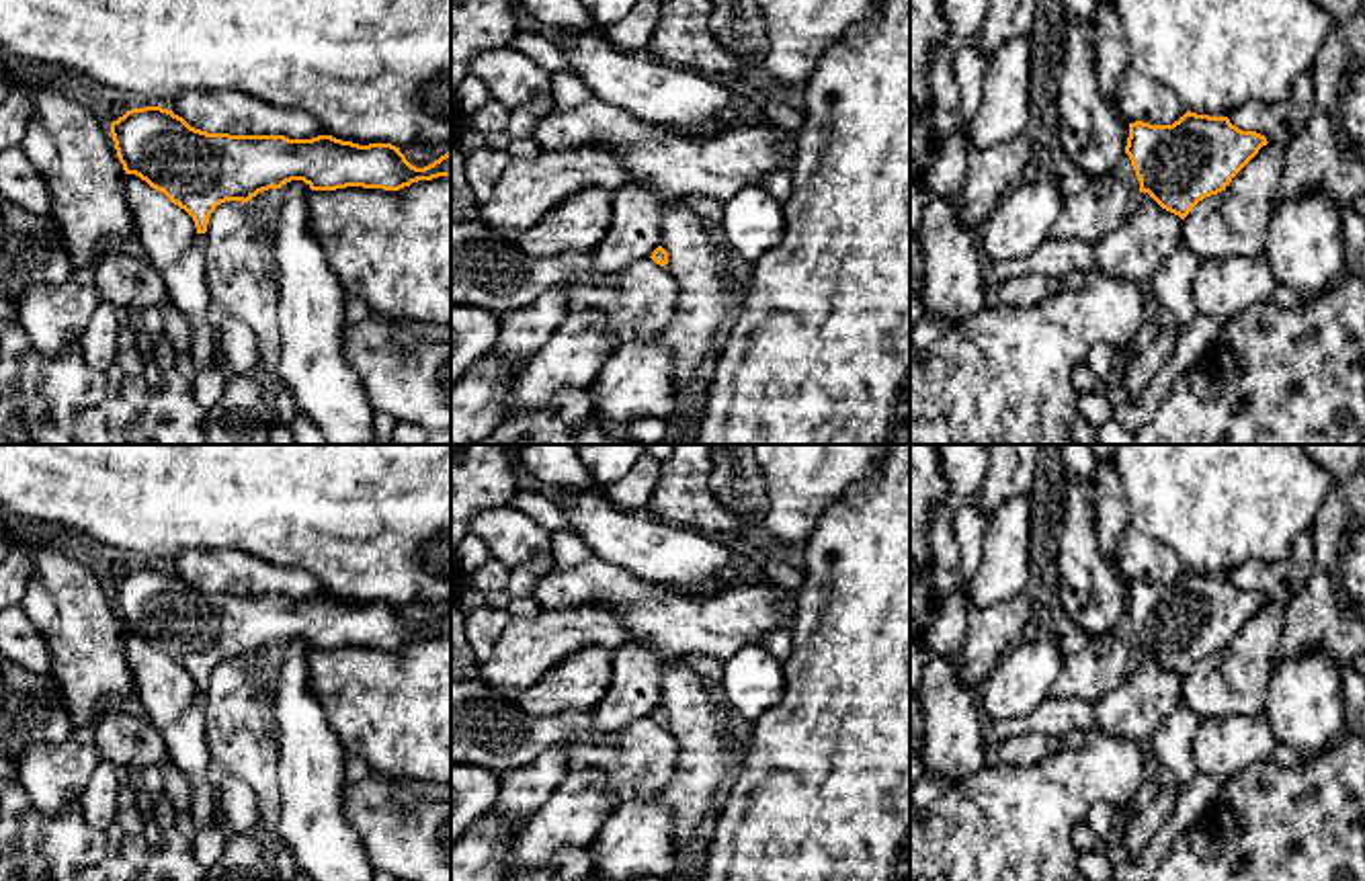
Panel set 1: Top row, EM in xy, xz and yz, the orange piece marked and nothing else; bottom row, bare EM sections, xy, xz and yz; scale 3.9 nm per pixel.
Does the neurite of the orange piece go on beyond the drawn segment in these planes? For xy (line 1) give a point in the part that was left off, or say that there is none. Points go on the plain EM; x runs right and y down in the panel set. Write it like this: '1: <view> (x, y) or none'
1: xy (185, 740)

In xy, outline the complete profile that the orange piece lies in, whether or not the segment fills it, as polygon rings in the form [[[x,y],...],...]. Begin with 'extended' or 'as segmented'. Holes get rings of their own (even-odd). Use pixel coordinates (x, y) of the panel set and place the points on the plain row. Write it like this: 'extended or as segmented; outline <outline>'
extended; outline [[[162,565],[127,570],[111,582],[111,594],[125,633],[135,633],[152,647],[164,652],[195,680],[197,695],[193,707],[160,731],[168,760],[187,777],[193,789],[191,815],[197,830],[211,828],[219,817],[215,772],[205,736],[205,690],[217,664],[225,660],[248,662],[258,652],[281,647],[291,639],[303,639],[312,649],[336,649],[346,645],[400,649],[418,639],[451,635],[451,611],[424,627],[416,627],[406,619],[400,606],[391,602],[359,604],[332,594],[289,598],[285,594],[207,592],[191,586],[182,576]]]

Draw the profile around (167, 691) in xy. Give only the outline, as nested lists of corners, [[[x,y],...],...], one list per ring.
[[[125,633],[123,656],[129,662],[137,699],[146,707],[152,725],[164,729],[193,707],[197,695],[193,676],[164,652],[135,633]]]

